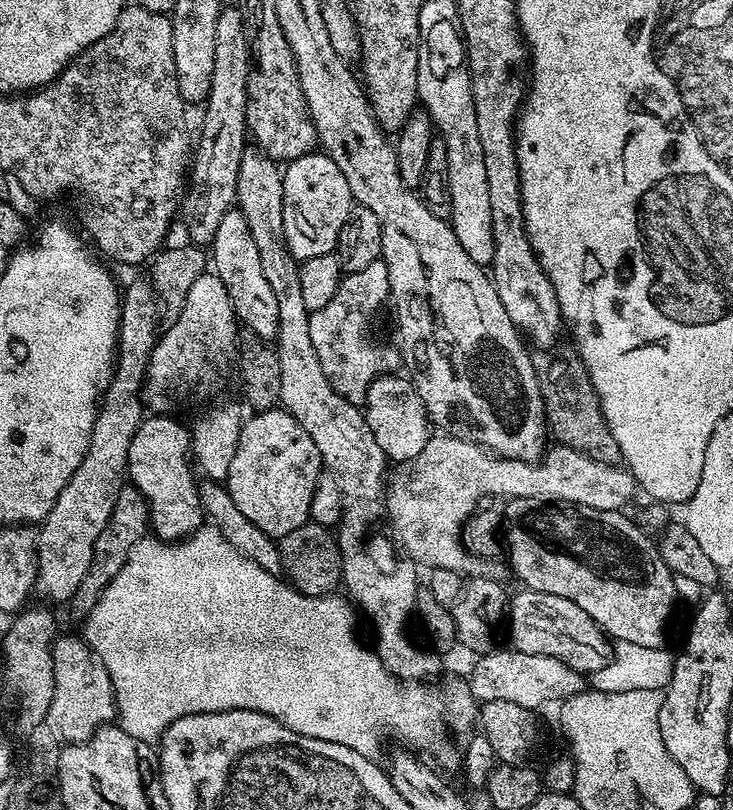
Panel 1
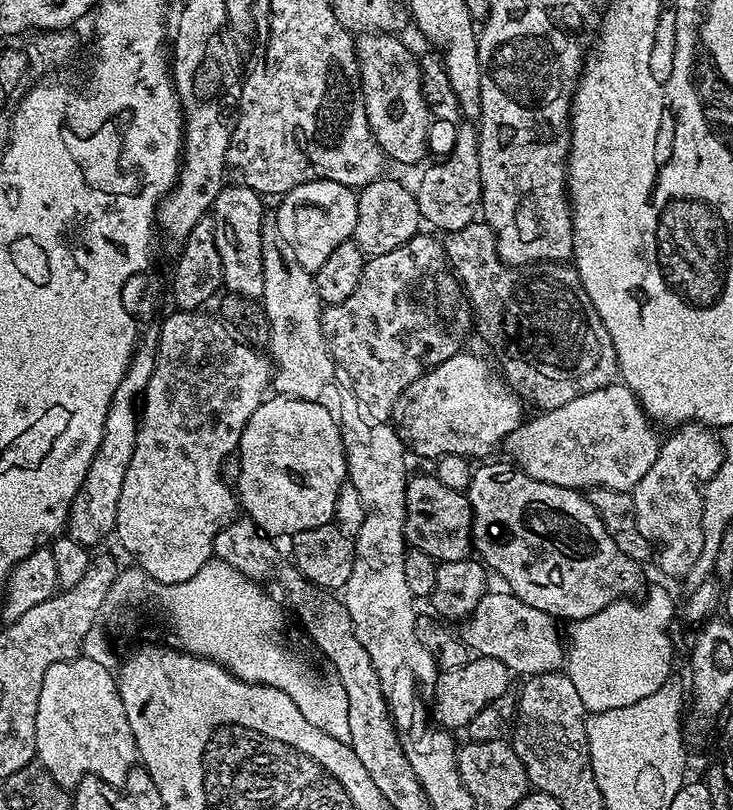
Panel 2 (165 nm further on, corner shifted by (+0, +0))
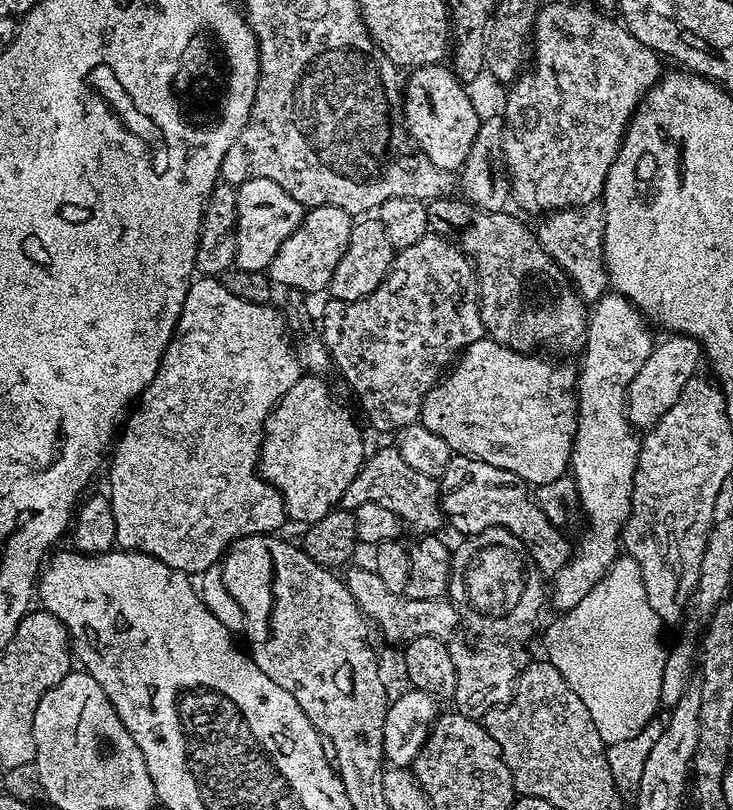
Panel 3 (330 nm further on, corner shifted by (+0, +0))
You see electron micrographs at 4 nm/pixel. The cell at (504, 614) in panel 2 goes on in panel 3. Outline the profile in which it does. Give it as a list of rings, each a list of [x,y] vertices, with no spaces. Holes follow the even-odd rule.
[[[371,568],[347,569],[346,583],[354,601],[373,625],[384,631],[388,640],[407,642],[414,638],[438,638],[447,641],[458,627],[458,613],[455,604],[447,598],[427,600],[426,598],[410,598],[399,592],[386,590],[382,578]]]

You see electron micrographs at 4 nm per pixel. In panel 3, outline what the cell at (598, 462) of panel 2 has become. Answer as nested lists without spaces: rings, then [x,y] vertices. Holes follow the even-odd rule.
[[[683,334],[671,335],[665,344],[657,343],[653,352],[642,366],[642,370],[634,376],[634,382],[628,387],[626,411],[628,420],[637,430],[649,430],[655,427],[670,406],[678,401],[683,387],[701,371],[702,349],[700,343],[692,336]]]

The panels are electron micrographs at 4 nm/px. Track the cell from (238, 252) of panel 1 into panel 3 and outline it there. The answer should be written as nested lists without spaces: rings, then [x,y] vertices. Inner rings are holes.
[[[250,178],[239,184],[236,193],[238,194],[238,222],[236,223],[235,267],[255,272],[265,271],[270,266],[274,254],[278,254],[282,242],[286,242],[286,238],[290,238],[290,234],[298,230],[298,226],[304,220],[306,209],[303,204],[294,202],[294,198],[290,198],[290,194],[286,194],[286,190],[278,186],[278,182],[270,182],[270,178]]]

